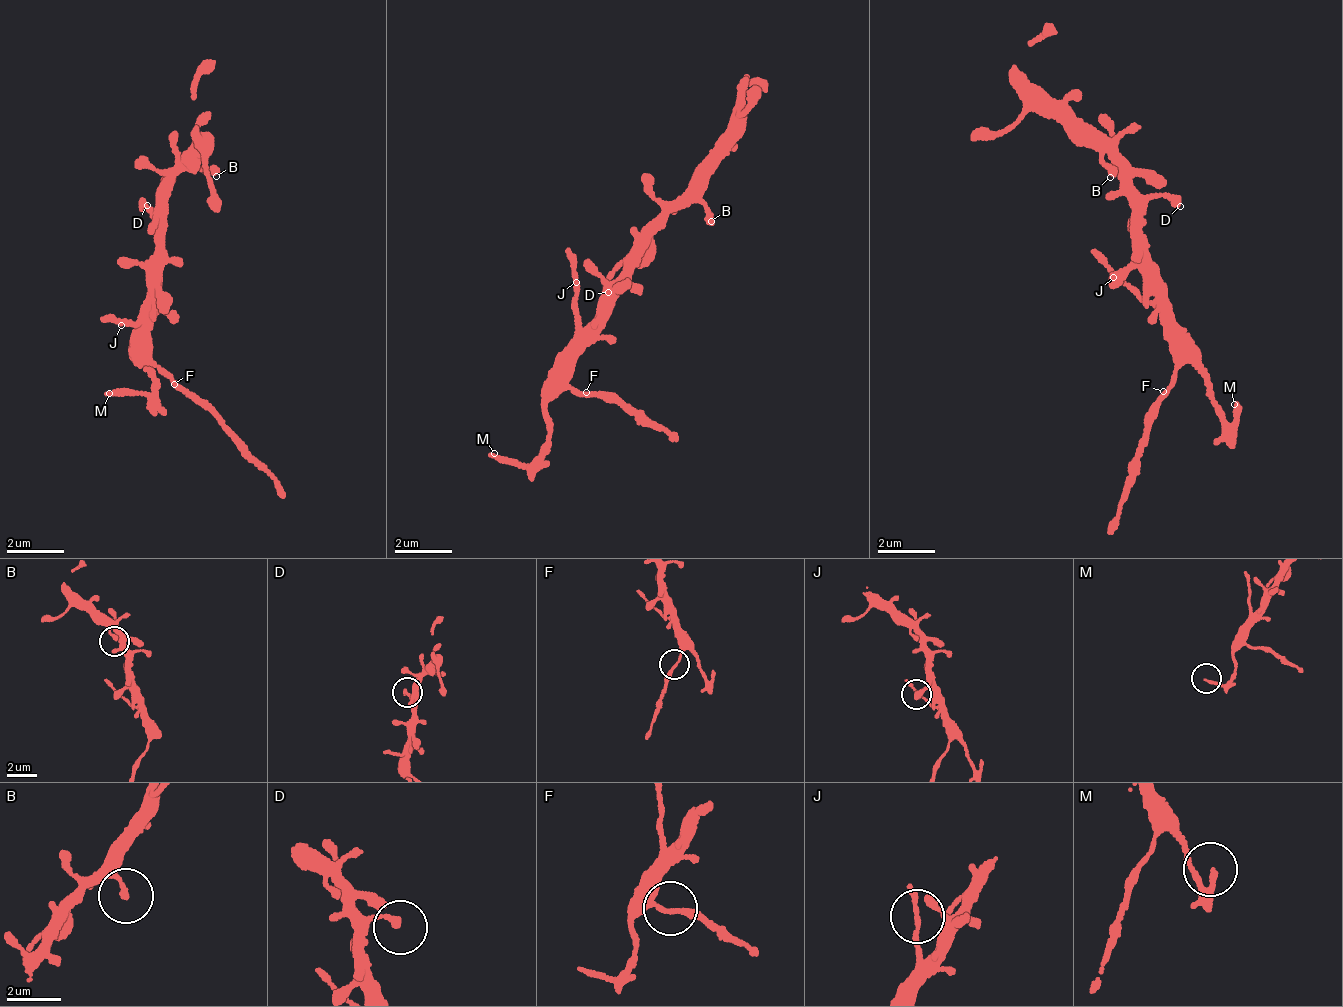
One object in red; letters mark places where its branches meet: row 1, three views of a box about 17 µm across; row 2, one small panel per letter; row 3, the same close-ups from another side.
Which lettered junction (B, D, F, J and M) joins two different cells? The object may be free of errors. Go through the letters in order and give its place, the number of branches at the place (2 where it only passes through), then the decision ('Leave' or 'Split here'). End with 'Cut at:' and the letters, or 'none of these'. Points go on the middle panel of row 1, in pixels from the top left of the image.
B: Place: (711, 221). Branches: 1. Leave
D: Place: (608, 292). Branches: 1. Leave
F: Place: (586, 392). Branches: 2. Split here
J: Place: (576, 282). Branches: 1. Leave
M: Place: (494, 453). Branches: 1. Leave
Cut at: F

